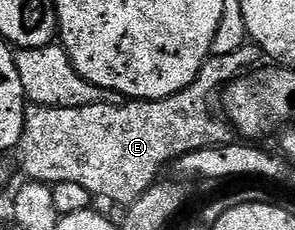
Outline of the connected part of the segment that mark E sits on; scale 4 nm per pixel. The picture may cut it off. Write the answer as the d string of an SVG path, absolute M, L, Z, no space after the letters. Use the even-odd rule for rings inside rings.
M246 42L235 52L220 52L206 59L200 74L188 87L163 100L127 100L122 105L100 104L83 108L27 107L26 129L16 149L25 179L39 180L51 186L60 182L76 182L84 186L91 197L103 195L129 206L156 183L165 164L173 165L189 152L235 143L234 125L220 111L220 93L227 84L253 69L253 64L263 59L264 53L253 42Z

